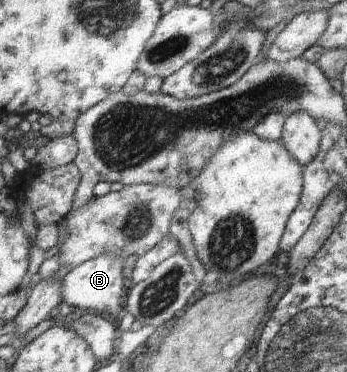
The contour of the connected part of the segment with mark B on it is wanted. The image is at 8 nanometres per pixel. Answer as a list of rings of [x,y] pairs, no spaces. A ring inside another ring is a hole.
[[[102,255],[73,268],[61,282],[63,301],[84,312],[106,312],[111,318],[120,314],[122,298],[129,285],[124,281],[124,259],[117,255]]]

